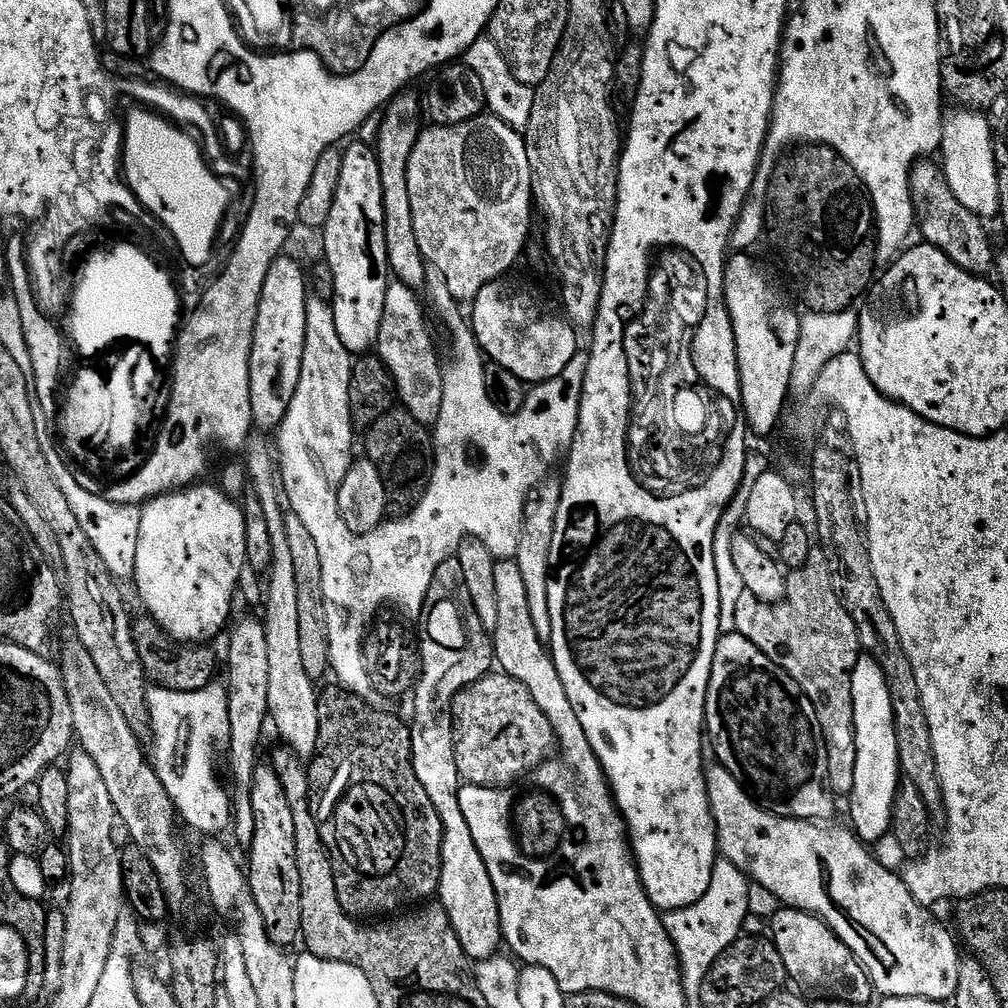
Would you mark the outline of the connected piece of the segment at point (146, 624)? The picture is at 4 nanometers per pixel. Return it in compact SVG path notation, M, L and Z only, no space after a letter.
M141 615L132 625L134 642L138 646L138 658L142 658L144 674L153 685L169 688L175 692L197 692L217 679L216 656L211 647L204 644L182 644L172 639L151 616Z

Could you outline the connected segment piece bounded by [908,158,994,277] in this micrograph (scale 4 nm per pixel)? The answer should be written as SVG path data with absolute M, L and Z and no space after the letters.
M928 158L921 159L912 165L912 177L908 189L912 192L912 207L916 210L918 232L923 239L933 244L950 262L962 266L962 270L973 272L975 276L987 277L994 268L994 251L992 240L984 229L985 221L966 210L958 198L954 198L954 190L950 190L950 182L944 176L943 167L939 163L931 164Z

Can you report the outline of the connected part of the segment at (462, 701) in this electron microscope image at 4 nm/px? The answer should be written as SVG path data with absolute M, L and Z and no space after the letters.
M499 670L482 677L469 688L463 688L452 703L452 717L456 720L454 730L454 754L458 762L458 774L464 784L477 784L483 788L506 788L515 785L519 776L539 769L544 759L557 747L556 732L550 726L546 714L538 710L538 702L530 698L530 690L514 678Z

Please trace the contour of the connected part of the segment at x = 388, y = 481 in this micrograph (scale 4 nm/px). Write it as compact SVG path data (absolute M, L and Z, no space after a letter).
M397 406L391 412L382 414L378 422L367 429L367 459L378 468L388 491L388 507L393 513L407 514L422 502L426 490L432 481L432 470L436 467L434 436L429 425L418 422L403 406Z

